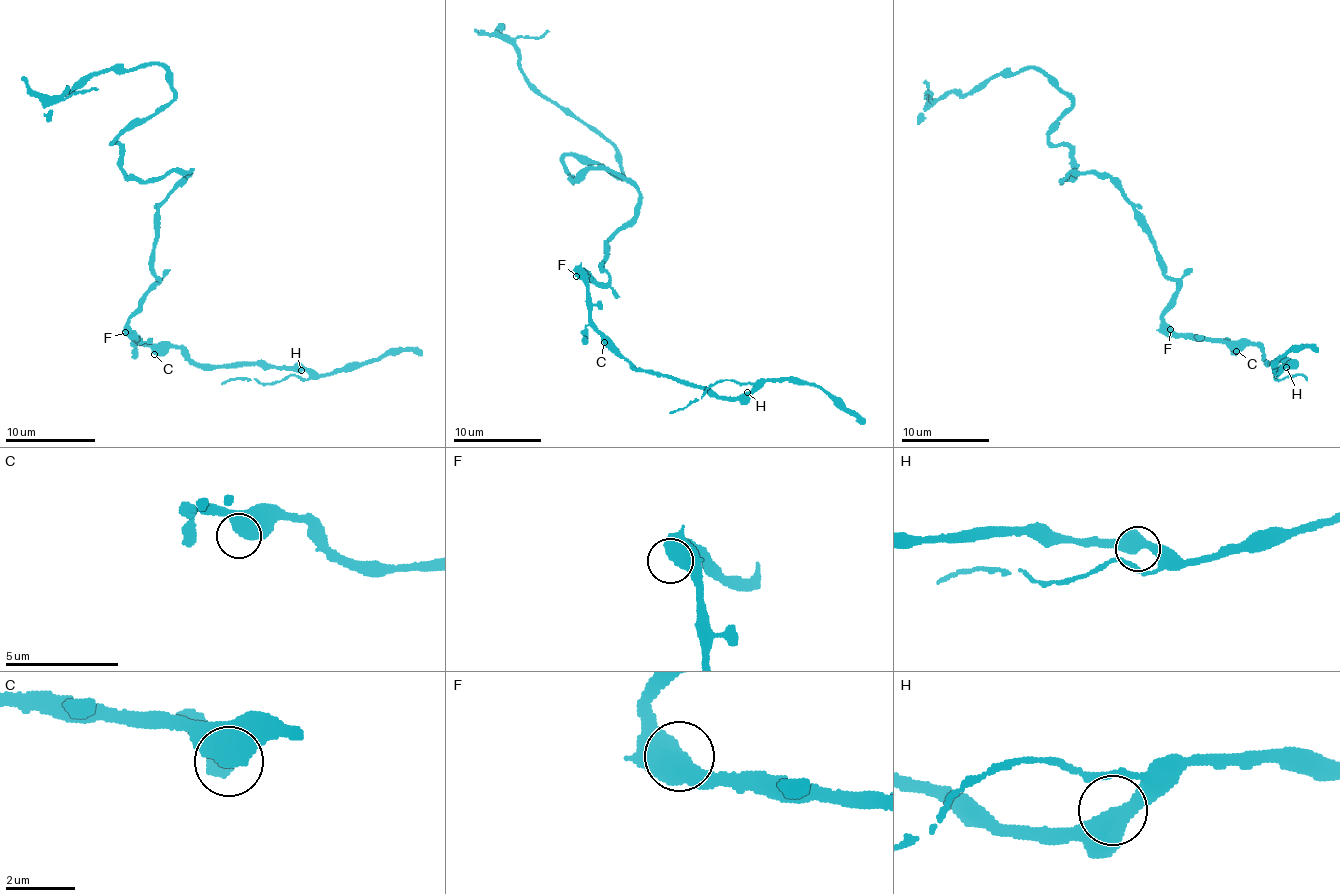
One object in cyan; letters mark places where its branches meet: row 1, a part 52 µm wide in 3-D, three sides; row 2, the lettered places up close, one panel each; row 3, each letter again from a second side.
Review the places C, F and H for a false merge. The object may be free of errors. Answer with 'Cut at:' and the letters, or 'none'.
Cut at: none

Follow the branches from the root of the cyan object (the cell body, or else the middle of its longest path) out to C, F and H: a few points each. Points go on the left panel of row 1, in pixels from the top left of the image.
C: (155, 213), (152, 271), (159, 280), (130, 318), (130, 330), (155, 354)
F: (155, 213), (152, 271), (159, 280), (130, 318), (130, 327), (125, 332)
H: (155, 213), (152, 271), (159, 280), (130, 318), (130, 330), (146, 343), (177, 345), (197, 363), (301, 370)

